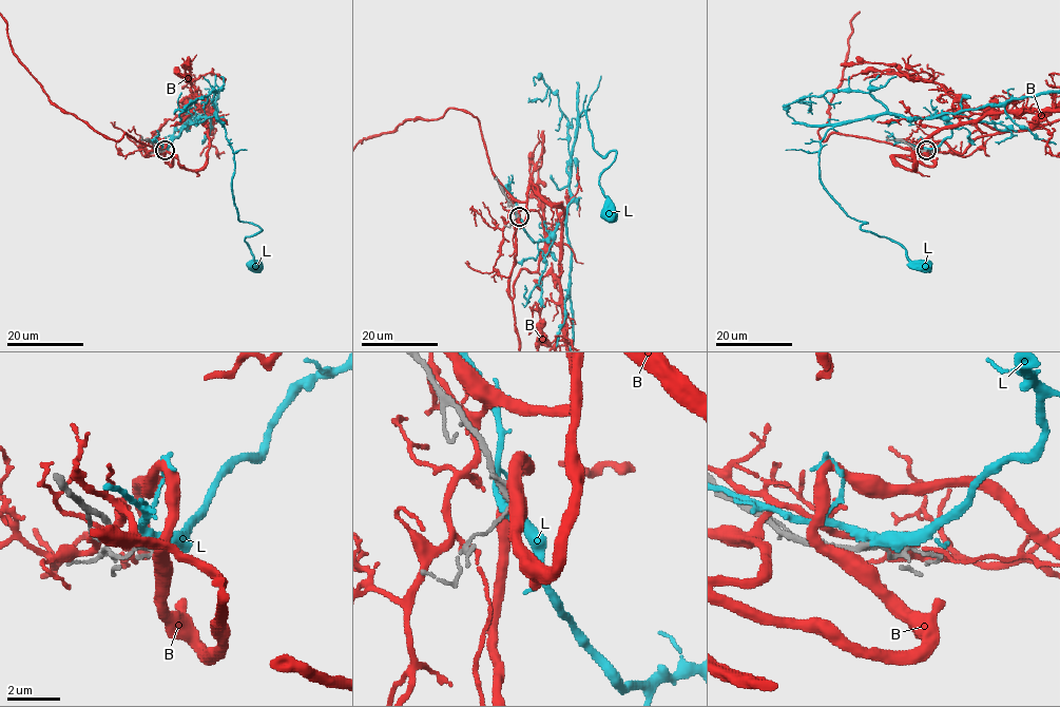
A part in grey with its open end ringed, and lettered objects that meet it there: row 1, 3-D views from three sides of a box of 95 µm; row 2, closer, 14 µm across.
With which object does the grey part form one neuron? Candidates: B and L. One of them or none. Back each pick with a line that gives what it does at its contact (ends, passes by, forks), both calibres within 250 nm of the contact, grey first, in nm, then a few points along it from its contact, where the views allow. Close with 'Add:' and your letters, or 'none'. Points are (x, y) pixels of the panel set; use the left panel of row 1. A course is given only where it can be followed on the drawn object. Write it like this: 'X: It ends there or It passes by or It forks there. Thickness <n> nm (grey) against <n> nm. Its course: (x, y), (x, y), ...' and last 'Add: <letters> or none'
L: It passes by. Thickness 180 nm (grey) against 360 nm. Its course: (166, 150), (184, 128), (216, 114), (234, 155), (233, 203), (238, 220), (262, 230), (245, 240), (254, 264)
Add: L

